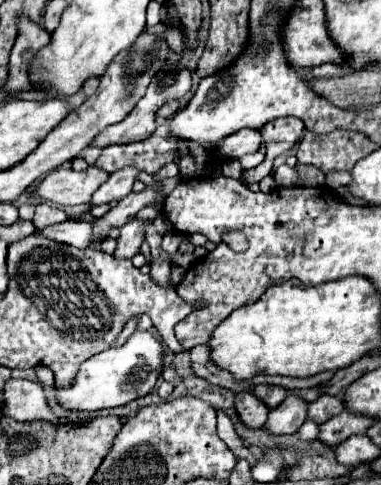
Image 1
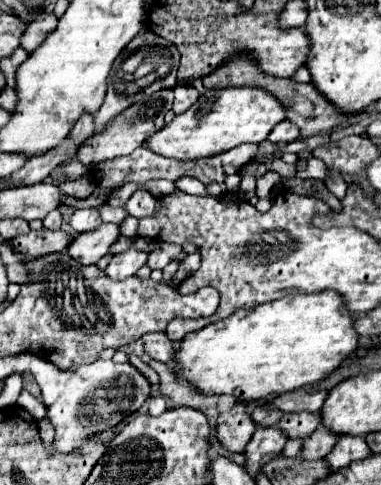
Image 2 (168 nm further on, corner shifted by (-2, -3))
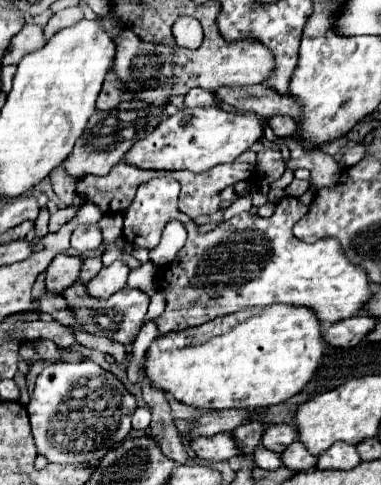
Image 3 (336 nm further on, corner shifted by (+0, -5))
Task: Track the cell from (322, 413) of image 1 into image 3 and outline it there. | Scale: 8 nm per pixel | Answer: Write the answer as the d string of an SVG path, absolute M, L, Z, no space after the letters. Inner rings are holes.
M268 425L262 435L262 445L270 451L282 453L296 439L298 439L298 431L294 425Z

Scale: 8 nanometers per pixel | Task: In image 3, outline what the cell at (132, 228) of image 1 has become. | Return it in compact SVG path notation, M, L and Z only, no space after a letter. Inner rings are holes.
M114 261L110 267L104 267L94 279L86 283L86 293L96 299L108 299L126 285L128 273L130 269L122 261Z

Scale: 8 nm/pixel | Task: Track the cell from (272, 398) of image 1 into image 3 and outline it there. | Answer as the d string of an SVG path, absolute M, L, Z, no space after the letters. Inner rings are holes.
M244 423L244 425L238 425L232 431L232 435L234 435L234 441L238 443L240 453L246 451L246 455L252 455L254 449L260 445L262 431L264 431L262 423Z

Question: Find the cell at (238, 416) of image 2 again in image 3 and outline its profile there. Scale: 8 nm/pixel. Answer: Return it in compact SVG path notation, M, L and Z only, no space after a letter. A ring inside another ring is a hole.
M218 433L212 437L198 437L190 443L190 449L196 457L204 461L228 461L238 455L236 441L232 433Z

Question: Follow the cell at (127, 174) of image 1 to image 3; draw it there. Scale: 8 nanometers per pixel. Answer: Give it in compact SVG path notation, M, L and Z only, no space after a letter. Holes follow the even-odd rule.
M80 225L70 239L70 247L76 249L78 253L86 253L92 249L98 249L102 243L102 233L98 225Z

